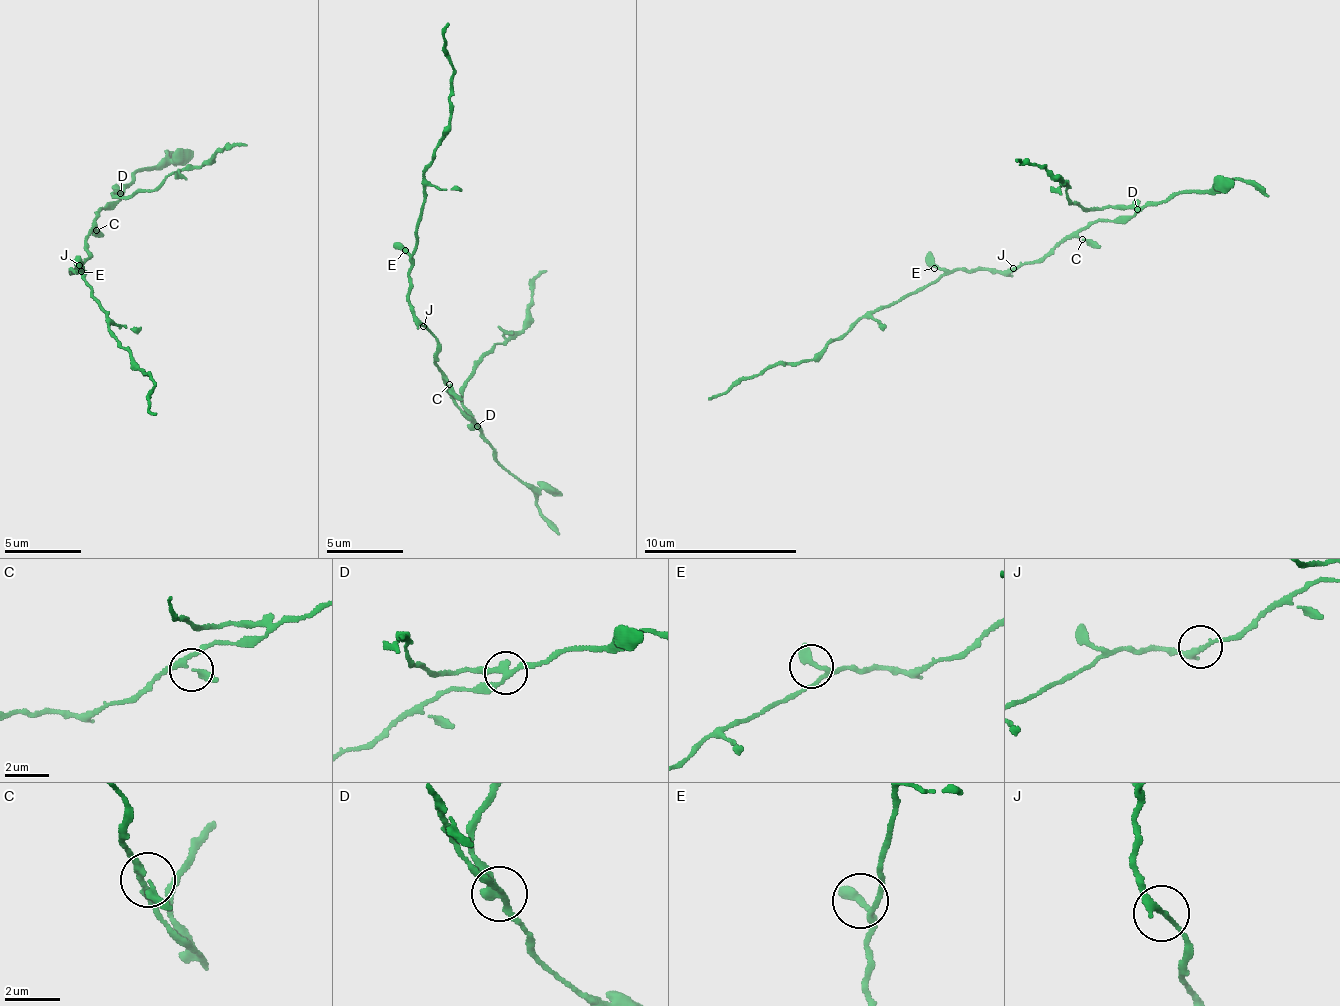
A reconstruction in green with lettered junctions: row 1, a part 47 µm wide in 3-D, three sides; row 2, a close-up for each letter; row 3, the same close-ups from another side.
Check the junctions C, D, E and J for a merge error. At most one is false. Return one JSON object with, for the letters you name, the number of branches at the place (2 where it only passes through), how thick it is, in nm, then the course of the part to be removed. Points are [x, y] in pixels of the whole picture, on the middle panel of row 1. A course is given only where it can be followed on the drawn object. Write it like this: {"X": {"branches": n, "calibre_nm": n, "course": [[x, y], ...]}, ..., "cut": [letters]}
{"D": {"branches": 3, "calibre_nm": 260, "course": [[477, 428], [462, 386], [486, 358], [522, 327], [532, 284], [546, 271]]}, "cut": ["D"]}

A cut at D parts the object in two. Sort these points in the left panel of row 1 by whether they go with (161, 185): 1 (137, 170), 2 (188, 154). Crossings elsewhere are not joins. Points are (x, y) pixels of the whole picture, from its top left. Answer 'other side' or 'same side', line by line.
1: other side
2: other side

